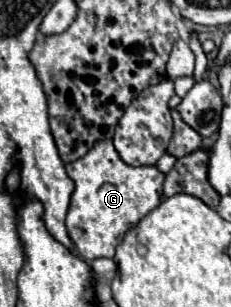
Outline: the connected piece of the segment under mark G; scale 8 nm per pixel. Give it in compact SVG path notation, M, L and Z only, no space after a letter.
M111 139L95 143L87 155L67 163L65 167L67 175L75 183L65 227L77 255L85 261L93 261L97 257L113 257L125 233L161 203L165 175L157 169L157 165L127 165L119 157Z

